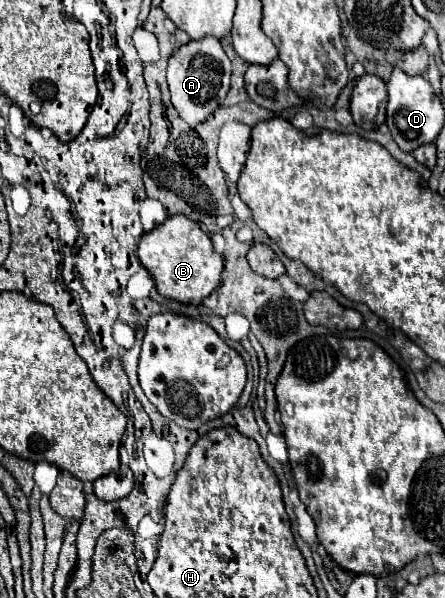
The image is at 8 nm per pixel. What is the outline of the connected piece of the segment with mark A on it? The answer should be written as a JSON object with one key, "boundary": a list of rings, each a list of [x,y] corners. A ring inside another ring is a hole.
{"boundary":[[[205,36],[199,42],[191,40],[189,44],[181,46],[173,52],[167,64],[167,82],[171,92],[171,102],[179,116],[189,124],[195,126],[203,122],[227,96],[229,92],[229,78],[231,78],[231,62],[221,48],[221,42],[213,36]]]}

